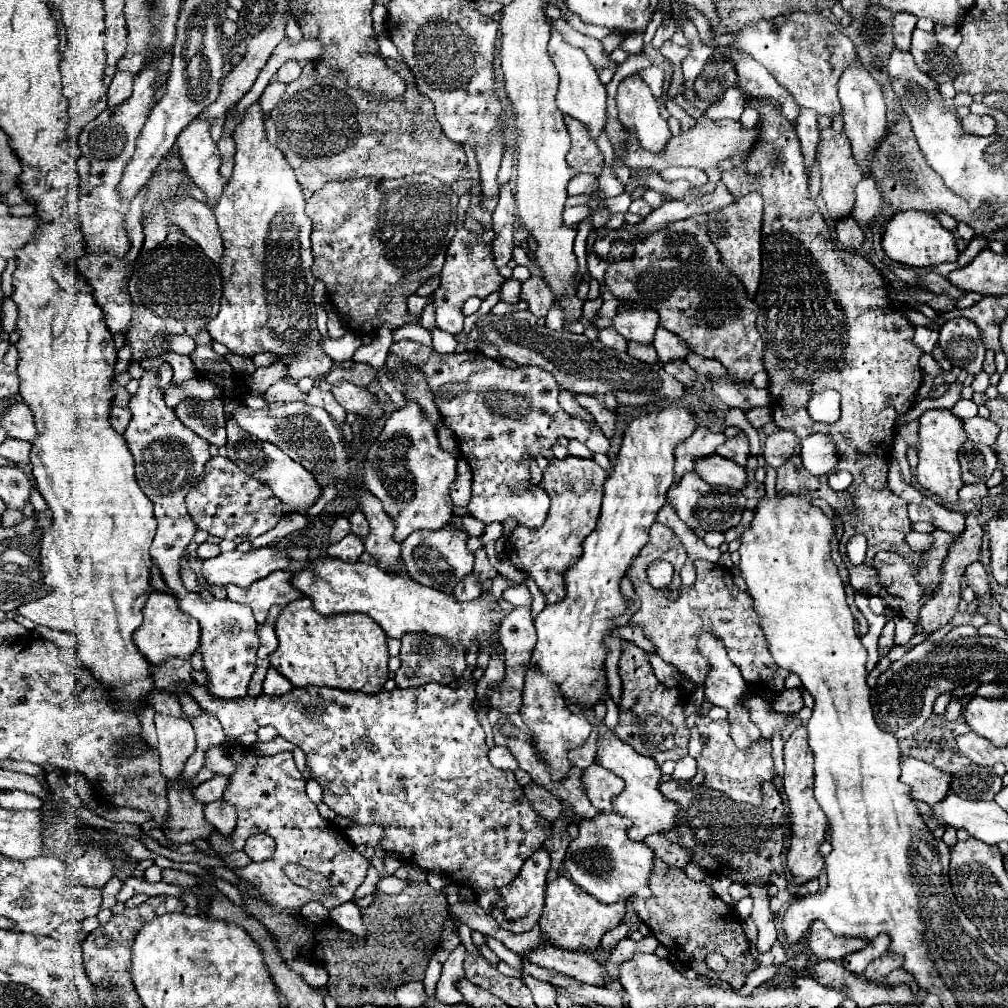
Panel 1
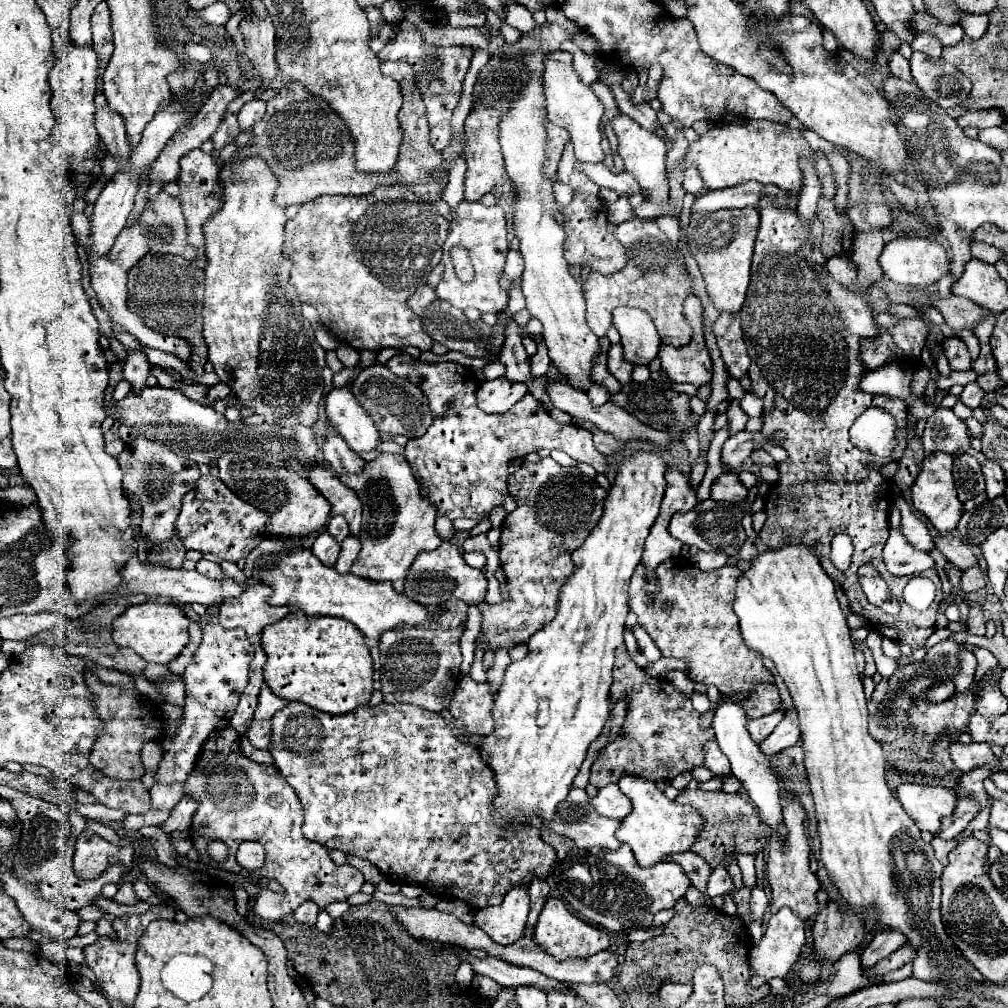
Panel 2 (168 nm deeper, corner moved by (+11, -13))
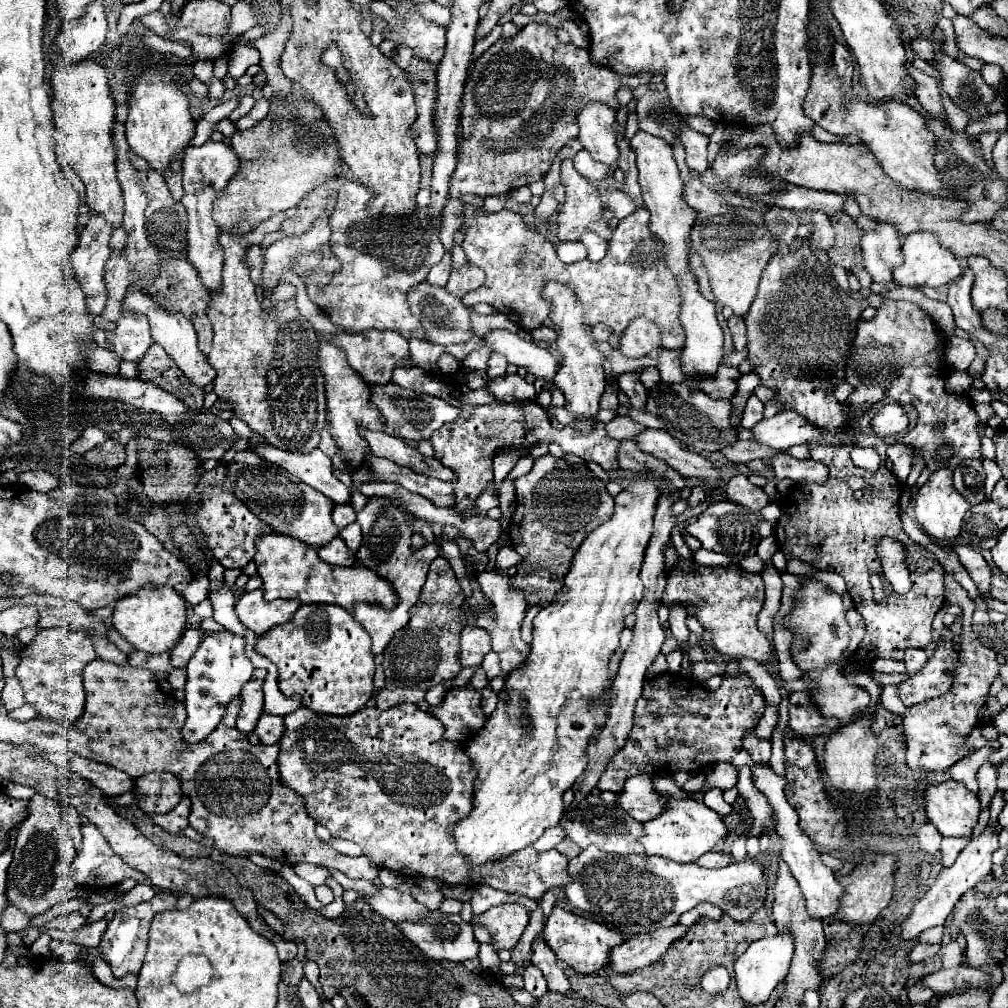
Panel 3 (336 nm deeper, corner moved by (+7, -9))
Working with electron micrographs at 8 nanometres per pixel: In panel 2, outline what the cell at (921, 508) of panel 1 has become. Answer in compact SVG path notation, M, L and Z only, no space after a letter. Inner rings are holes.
M947 534L947 538L935 538L935 544L937 550L941 550L941 554L961 570L971 568L971 564L977 564L977 558L971 552L971 548L951 534Z

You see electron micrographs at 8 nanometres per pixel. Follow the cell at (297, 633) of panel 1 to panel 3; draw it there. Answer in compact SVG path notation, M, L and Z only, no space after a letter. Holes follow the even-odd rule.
M303 604L289 622L279 624L269 632L265 632L263 636L259 636L255 650L261 656L267 656L277 666L279 690L285 696L299 694L303 698L303 706L311 708L313 712L349 716L359 708L363 708L367 700L373 696L375 662L371 652L371 638L347 610L335 604Z

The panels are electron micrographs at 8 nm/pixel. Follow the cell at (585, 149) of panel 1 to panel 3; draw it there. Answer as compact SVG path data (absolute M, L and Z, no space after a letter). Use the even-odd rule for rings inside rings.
M571 158L563 160L561 162L561 184L565 186L565 204L557 216L557 238L559 240L579 240L583 232L595 232L599 234L601 238L605 240L611 240L611 234L613 234L613 228L609 228L607 220L603 218L603 204L601 204L601 196L599 196L599 190L583 176L575 170Z

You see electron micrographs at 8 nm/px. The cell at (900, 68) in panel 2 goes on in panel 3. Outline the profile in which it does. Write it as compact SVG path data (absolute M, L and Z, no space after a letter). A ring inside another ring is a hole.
M909 66L907 68L909 76L915 80L915 96L917 100L921 102L921 106L931 114L931 116L937 116L937 118L945 118L945 112L943 112L943 106L941 106L941 96L939 96L939 88L937 88L937 82L935 78L927 76L925 72Z

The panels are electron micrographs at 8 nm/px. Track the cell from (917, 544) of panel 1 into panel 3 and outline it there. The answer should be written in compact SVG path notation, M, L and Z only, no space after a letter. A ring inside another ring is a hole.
M945 572L945 594L949 604L957 604L963 608L963 644L961 644L961 656L959 666L955 672L955 680L951 690L945 696L905 706L897 694L899 684L883 686L881 704L889 712L897 712L903 718L903 730L907 738L907 766L911 770L947 770L963 756L971 754L971 750L965 746L965 736L973 730L973 726L979 724L979 708L985 704L985 698L989 694L989 686L999 676L999 662L997 654L983 646L971 632L971 614L975 610L975 602L967 596L967 592L955 582L953 574Z

